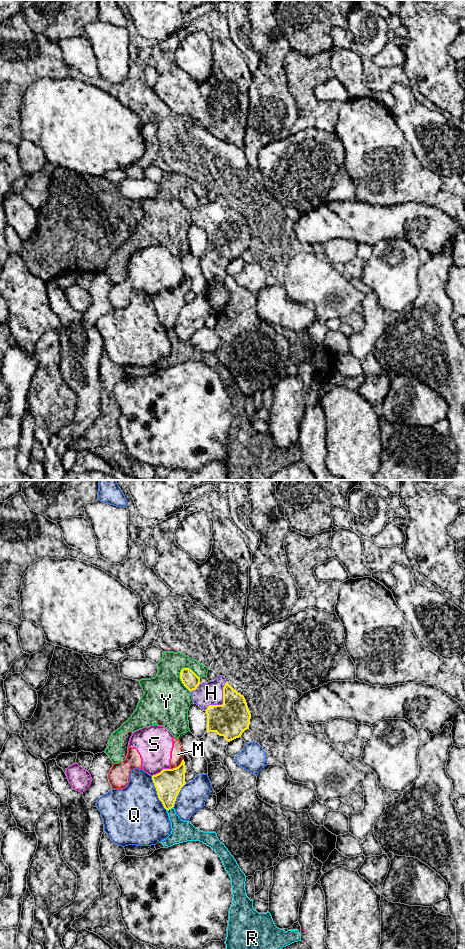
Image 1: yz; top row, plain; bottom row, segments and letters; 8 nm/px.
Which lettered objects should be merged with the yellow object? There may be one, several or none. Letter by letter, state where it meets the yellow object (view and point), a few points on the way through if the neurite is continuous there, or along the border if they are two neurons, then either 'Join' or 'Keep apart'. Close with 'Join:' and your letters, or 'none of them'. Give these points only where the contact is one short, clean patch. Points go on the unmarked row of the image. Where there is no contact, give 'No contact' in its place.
H: Touches yellow at yz (223, 222). Join
M: Touches yellow at yz (178, 286). Keep apart
Q: Touches yellow at yz (157, 313). Keep apart
R: Touches yellow at yz (169, 328). Keep apart
S: Touches yellow at yz (161, 291). Keep apart
Y: Touches yellow at yz (181, 200). Boundary: yz (183, 187), (180, 192), (180, 200), (190, 212). Keep apart
Join: H

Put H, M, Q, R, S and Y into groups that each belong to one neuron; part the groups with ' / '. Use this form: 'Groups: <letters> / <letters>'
Groups: H / M S / Q / R / Y

